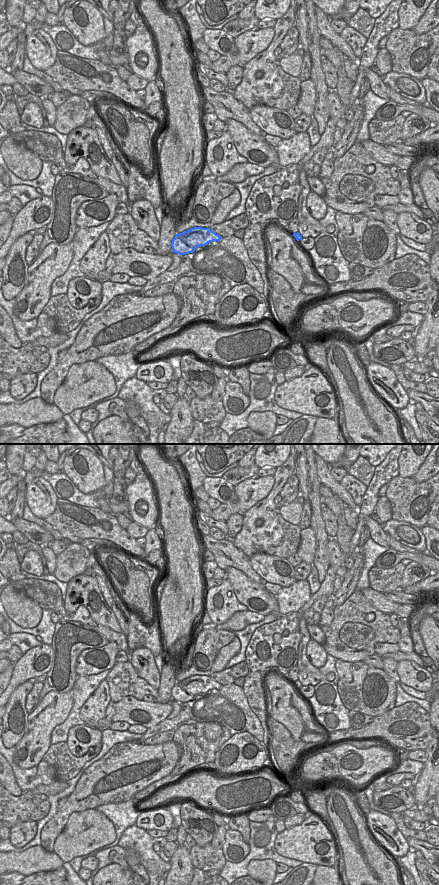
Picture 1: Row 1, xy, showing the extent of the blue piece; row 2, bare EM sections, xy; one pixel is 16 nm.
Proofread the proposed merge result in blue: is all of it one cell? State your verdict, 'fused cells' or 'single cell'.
single cell

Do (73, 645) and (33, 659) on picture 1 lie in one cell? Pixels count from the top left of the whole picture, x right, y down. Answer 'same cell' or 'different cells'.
different cells

